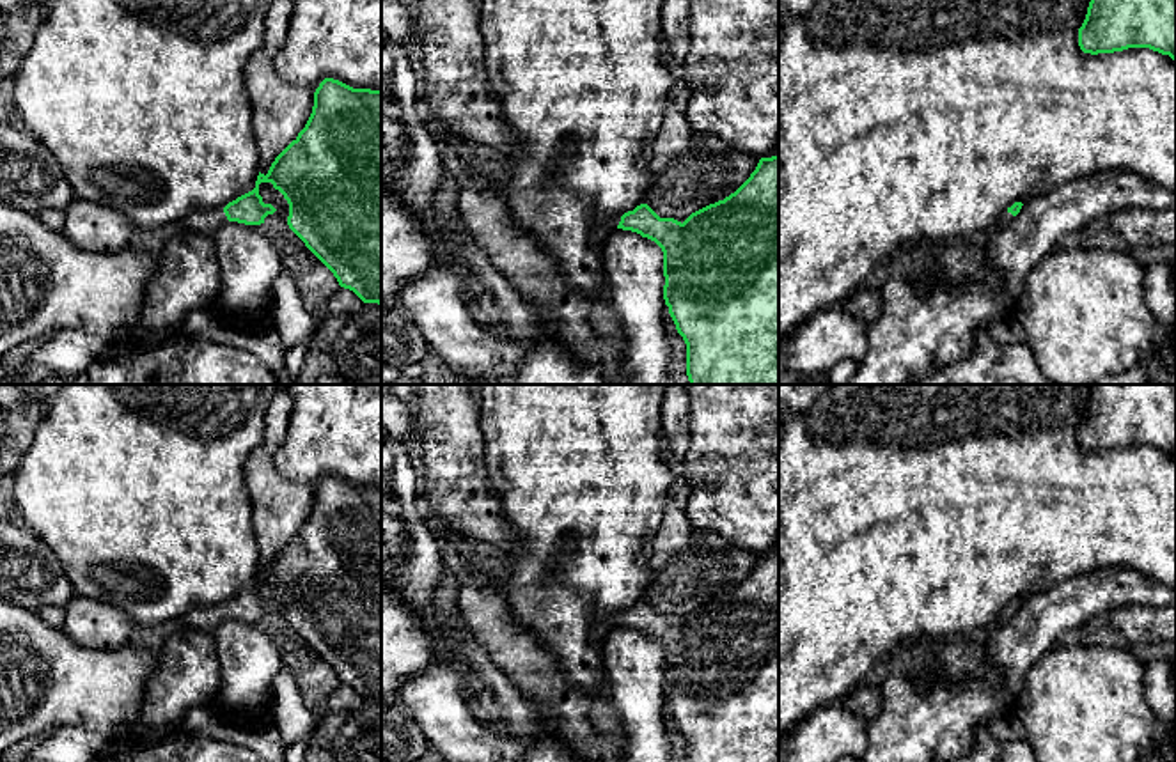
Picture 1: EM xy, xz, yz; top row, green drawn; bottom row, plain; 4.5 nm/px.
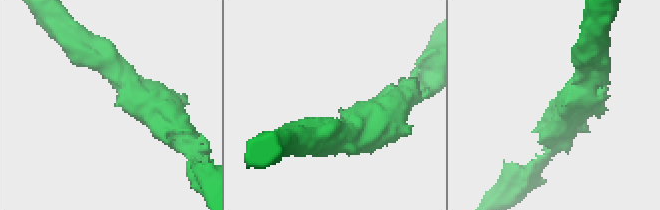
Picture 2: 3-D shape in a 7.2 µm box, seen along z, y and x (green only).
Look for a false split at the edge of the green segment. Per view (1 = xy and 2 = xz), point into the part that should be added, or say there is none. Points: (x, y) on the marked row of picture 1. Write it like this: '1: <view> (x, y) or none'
1: xy (206, 222)
2: xz (602, 227)

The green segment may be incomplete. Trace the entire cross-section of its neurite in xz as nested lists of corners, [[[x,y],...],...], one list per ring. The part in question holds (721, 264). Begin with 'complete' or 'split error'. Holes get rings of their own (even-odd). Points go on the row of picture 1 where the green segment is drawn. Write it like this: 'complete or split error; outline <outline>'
split error; outline [[[779,156],[761,158],[734,193],[692,213],[683,223],[660,218],[640,204],[600,222],[592,239],[603,241],[607,230],[615,227],[655,241],[663,252],[663,299],[686,344],[690,385],[779,385]]]

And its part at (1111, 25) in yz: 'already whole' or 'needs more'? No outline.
already whole

